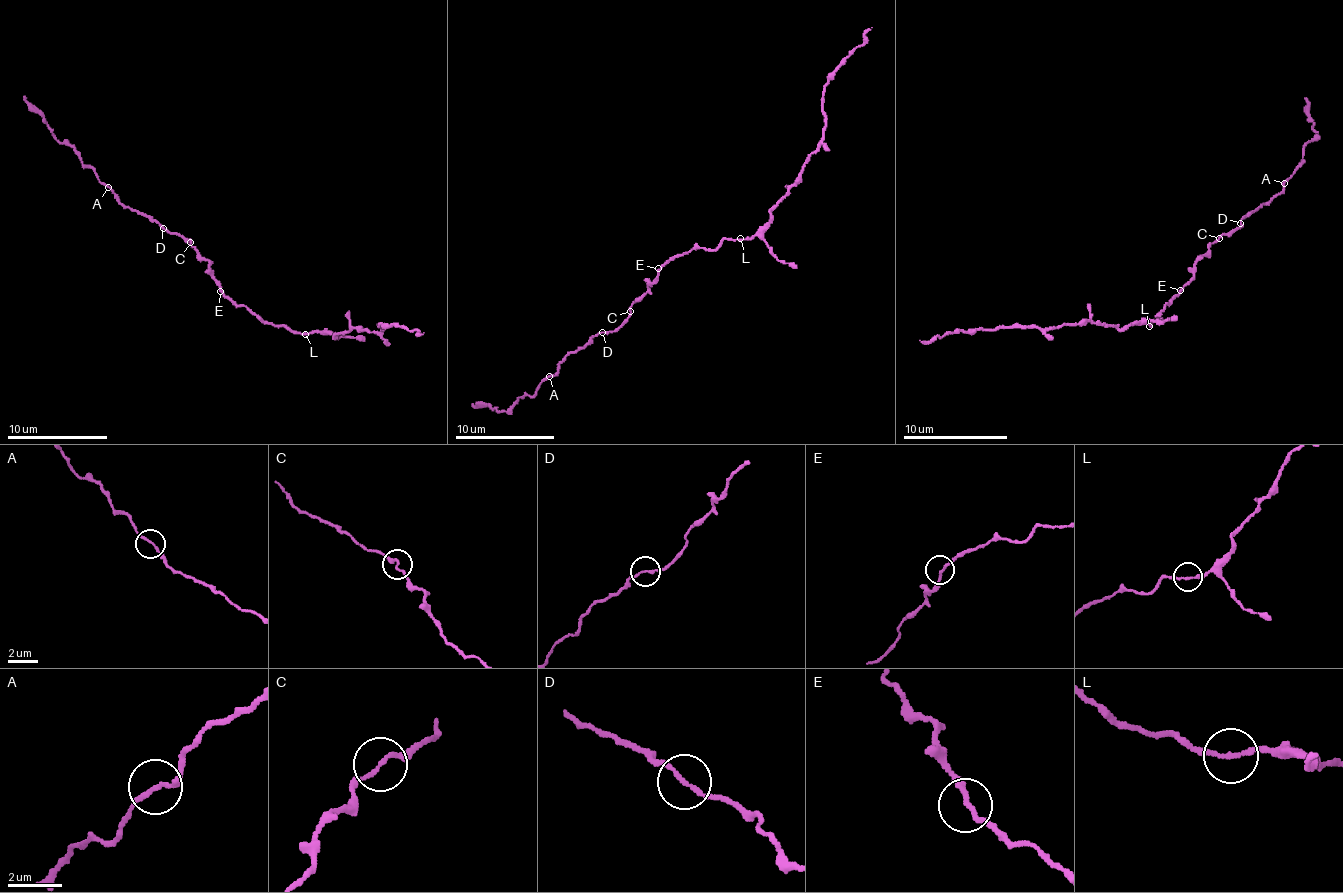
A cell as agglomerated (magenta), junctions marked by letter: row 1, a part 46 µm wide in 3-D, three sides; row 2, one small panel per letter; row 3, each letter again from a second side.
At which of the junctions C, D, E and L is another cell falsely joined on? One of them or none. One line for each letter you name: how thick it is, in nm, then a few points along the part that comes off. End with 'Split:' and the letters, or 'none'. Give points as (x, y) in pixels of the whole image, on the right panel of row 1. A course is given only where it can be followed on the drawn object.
Split: none

